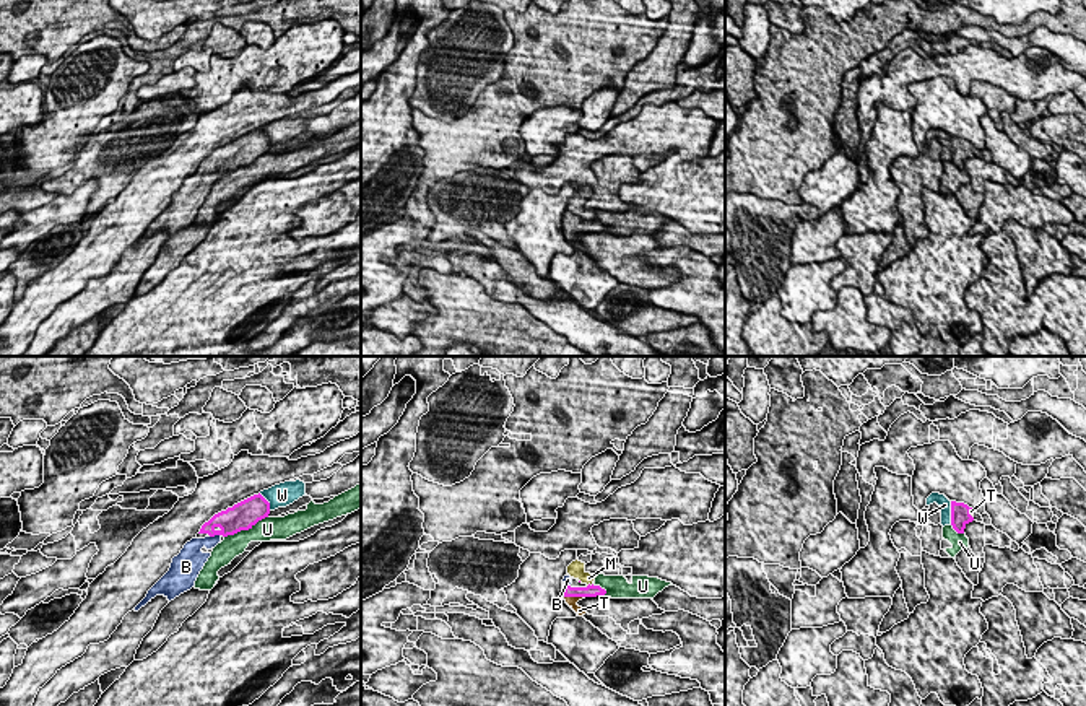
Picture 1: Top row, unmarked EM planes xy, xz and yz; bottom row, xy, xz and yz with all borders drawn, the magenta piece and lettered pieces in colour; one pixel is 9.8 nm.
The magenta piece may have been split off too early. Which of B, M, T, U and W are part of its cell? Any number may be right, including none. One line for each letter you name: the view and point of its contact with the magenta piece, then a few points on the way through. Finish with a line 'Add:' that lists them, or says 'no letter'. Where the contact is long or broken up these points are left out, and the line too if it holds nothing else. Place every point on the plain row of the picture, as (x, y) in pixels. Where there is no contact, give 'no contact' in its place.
B: contact xy (215, 169); way xy (234, 155), (215, 169), (207, 178), (194, 183)
T: contact xz (574, 231)
Add: B, T

